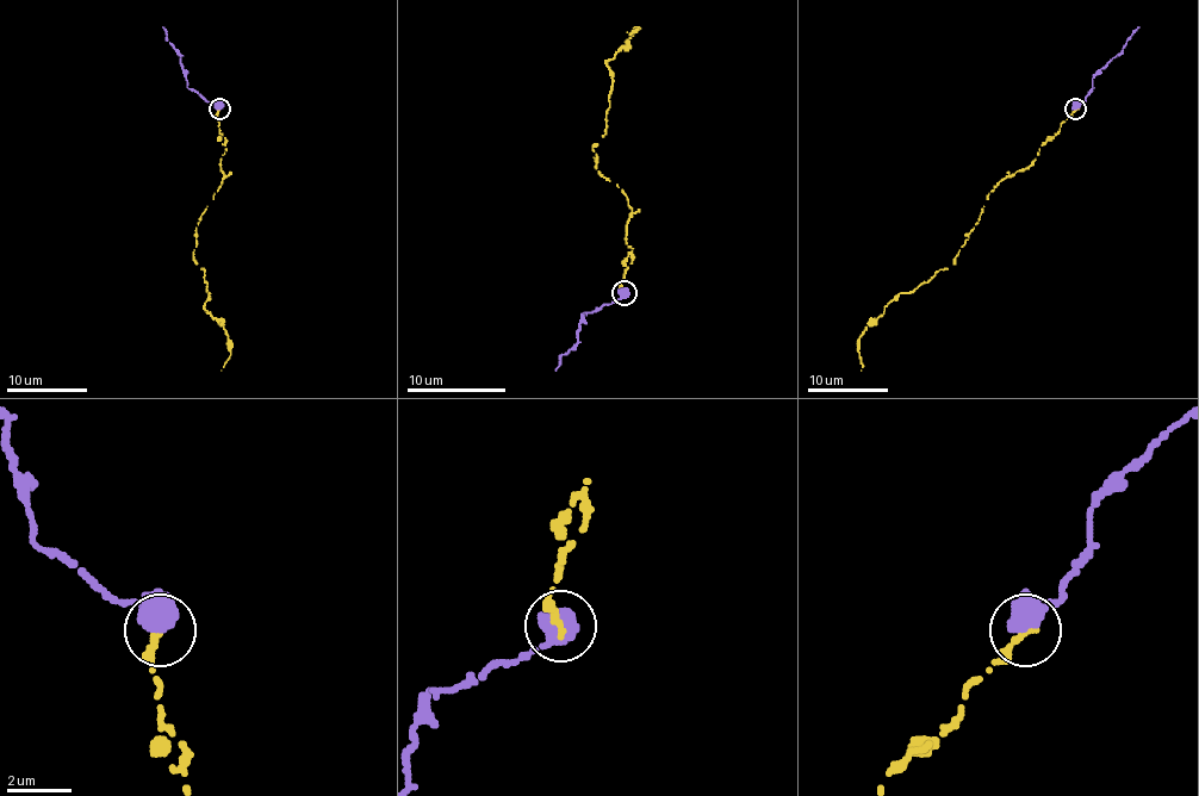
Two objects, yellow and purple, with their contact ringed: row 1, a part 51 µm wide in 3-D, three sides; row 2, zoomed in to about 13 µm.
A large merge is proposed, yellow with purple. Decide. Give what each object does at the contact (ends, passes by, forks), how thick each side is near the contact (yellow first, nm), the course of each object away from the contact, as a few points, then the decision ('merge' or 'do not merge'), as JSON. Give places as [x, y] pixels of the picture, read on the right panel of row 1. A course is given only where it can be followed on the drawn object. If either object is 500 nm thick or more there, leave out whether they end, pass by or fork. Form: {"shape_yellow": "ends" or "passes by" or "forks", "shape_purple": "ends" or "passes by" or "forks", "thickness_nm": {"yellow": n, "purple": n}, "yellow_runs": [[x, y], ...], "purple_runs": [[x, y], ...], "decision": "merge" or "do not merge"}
{"shape_yellow": "ends", "shape_purple": "passes by", "thickness_nm": {"yellow": 260, "purple": 440}, "yellow_runs": [[1078, 109], [1029, 165], [988, 193], [956, 260], [899, 293], [867, 327], [858, 340], [861, 369]], "purple_runs": [[1075, 109], [1086, 100], [1093, 76], [1140, 28]], "decision": "merge"}

